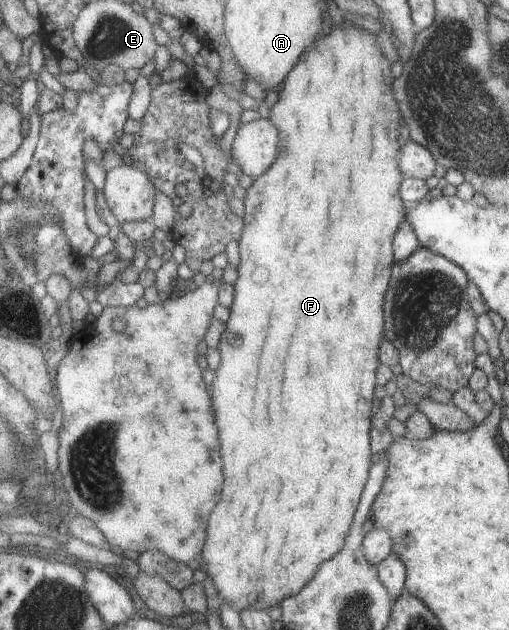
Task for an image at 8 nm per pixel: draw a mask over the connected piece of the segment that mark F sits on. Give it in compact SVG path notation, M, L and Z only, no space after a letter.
M342 16L343 24L333 25L331 32L322 36L319 40L316 39L311 45L310 50L303 53L303 57L299 58L299 62L294 66L291 73L283 81L283 88L278 93L278 101L270 109L270 118L276 124L280 132L279 157L271 169L263 173L259 178L255 178L252 185L246 190L246 195L243 203L245 205L245 228L243 236L239 241L241 251L241 262L239 265L239 278L235 283L236 299L231 307L231 318L226 323L225 330L221 334L217 347L222 353L222 367L218 369L218 377L212 385L212 401L216 407L216 419L218 419L218 427L220 427L220 441L224 447L224 473L226 473L226 485L224 485L224 499L218 503L216 511L212 513L212 523L209 523L208 539L203 549L203 565L204 571L211 578L214 587L218 593L218 599L224 601L230 608L241 613L245 609L268 610L270 607L276 607L290 596L298 595L315 577L319 574L322 564L330 561L337 553L344 549L347 542L348 534L352 531L353 523L355 522L356 512L359 510L361 499L363 498L364 488L367 486L370 470L374 462L373 449L371 446L372 436L372 415L374 415L374 389L378 389L379 379L376 379L376 371L380 367L380 343L384 339L384 293L388 289L388 279L390 279L390 265L392 265L392 257L394 257L394 237L399 225L406 218L406 208L404 201L399 196L400 182L406 177L404 172L398 171L398 163L396 163L396 153L398 149L402 149L402 145L398 145L398 127L400 127L400 113L392 95L392 75L390 75L390 63L382 53L380 41L374 33L358 27L356 23L348 21L349 16Z

